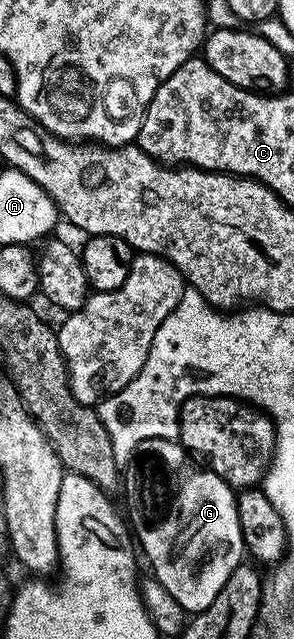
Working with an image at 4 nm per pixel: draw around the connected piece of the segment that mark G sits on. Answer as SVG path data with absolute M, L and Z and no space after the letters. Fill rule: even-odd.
M211 470L209 478L193 476L183 488L171 518L159 526L157 534L143 534L139 550L153 565L152 577L157 578L185 611L195 615L207 608L207 604L219 596L219 588L227 584L227 576L242 565L246 553L239 528L237 494L233 487L228 486L214 470ZM187 490L191 494L185 494Z

